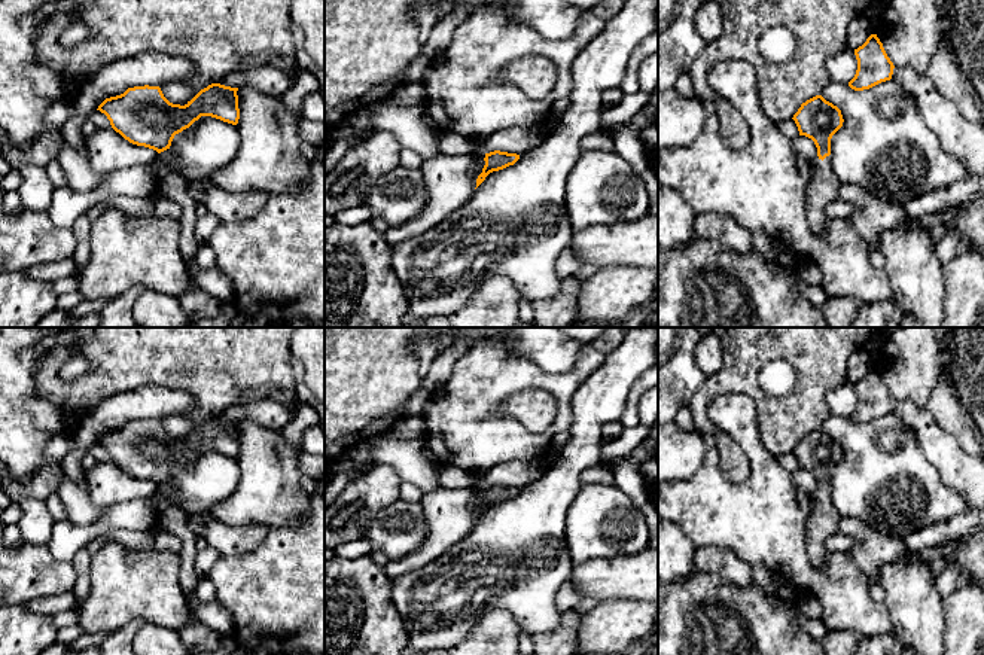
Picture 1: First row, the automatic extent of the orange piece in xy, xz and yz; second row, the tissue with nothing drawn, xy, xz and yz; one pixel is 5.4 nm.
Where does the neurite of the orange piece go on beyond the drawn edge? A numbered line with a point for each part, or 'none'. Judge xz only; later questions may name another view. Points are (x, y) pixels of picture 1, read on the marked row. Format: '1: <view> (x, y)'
none

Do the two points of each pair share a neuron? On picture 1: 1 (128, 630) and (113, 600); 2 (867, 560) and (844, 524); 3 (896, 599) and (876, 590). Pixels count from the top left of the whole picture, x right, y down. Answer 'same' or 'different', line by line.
1: different
2: same
3: different

